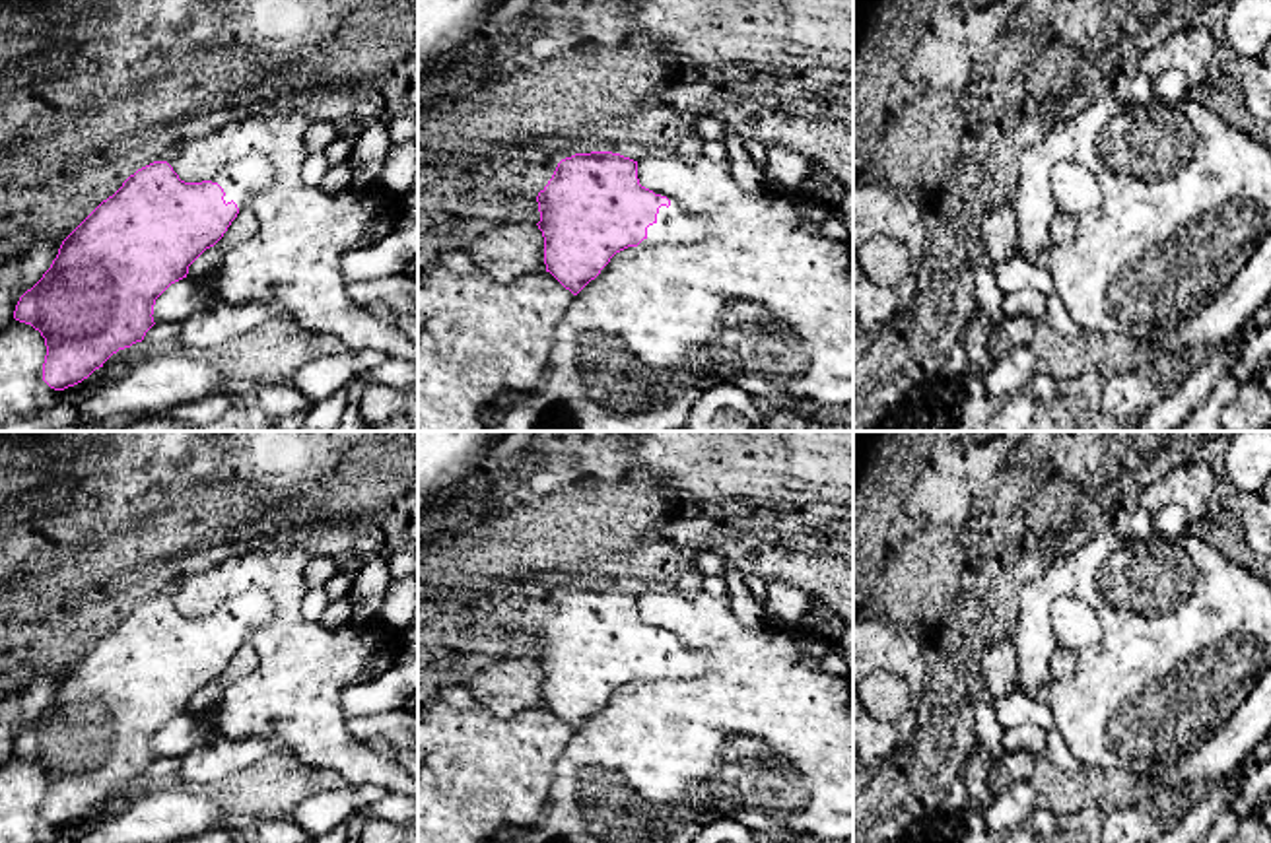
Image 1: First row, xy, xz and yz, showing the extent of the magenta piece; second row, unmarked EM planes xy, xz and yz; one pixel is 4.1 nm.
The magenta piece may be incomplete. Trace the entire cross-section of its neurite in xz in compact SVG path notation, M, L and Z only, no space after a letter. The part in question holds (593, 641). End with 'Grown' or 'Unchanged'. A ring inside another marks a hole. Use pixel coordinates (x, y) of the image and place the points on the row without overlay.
M612 587L575 589L562 594L536 637L546 707L573 730L628 682L694 680L715 668L707 649L694 647L682 631L641 622L637 596Z. Grown

